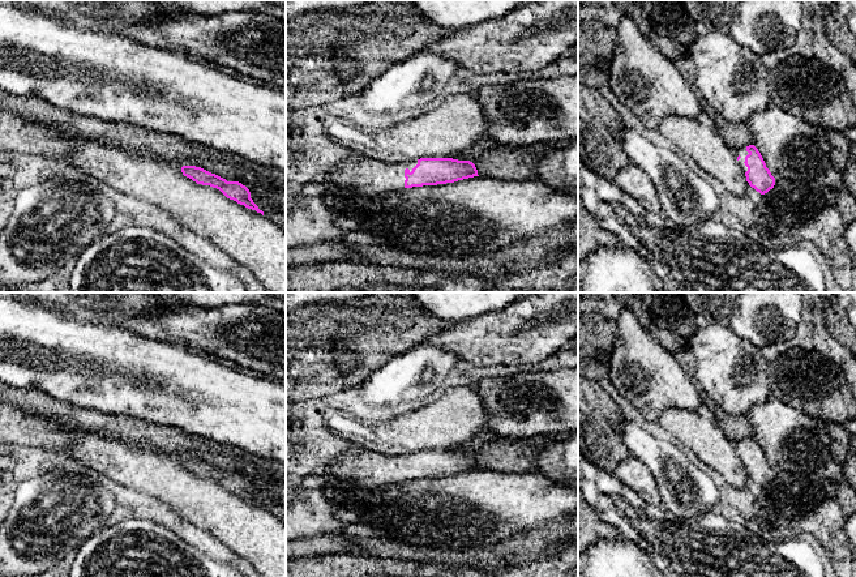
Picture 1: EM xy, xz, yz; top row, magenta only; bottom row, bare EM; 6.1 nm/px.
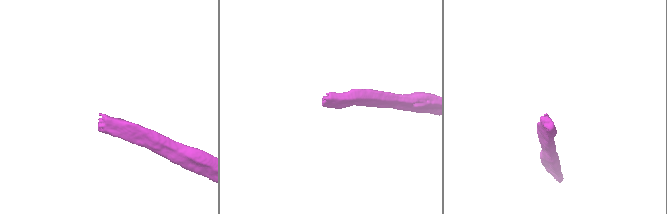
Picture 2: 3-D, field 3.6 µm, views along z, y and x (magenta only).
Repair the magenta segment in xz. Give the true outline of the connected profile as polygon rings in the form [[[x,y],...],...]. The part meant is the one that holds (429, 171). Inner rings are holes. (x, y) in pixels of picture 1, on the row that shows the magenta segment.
[[[355,154],[324,174],[322,181],[358,195],[380,195],[405,188],[437,185],[479,176],[470,161],[420,158],[411,162],[381,162]]]

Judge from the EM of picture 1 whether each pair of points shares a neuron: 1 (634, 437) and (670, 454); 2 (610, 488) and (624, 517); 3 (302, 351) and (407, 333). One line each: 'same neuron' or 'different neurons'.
1: same neuron
2: same neuron
3: same neuron

